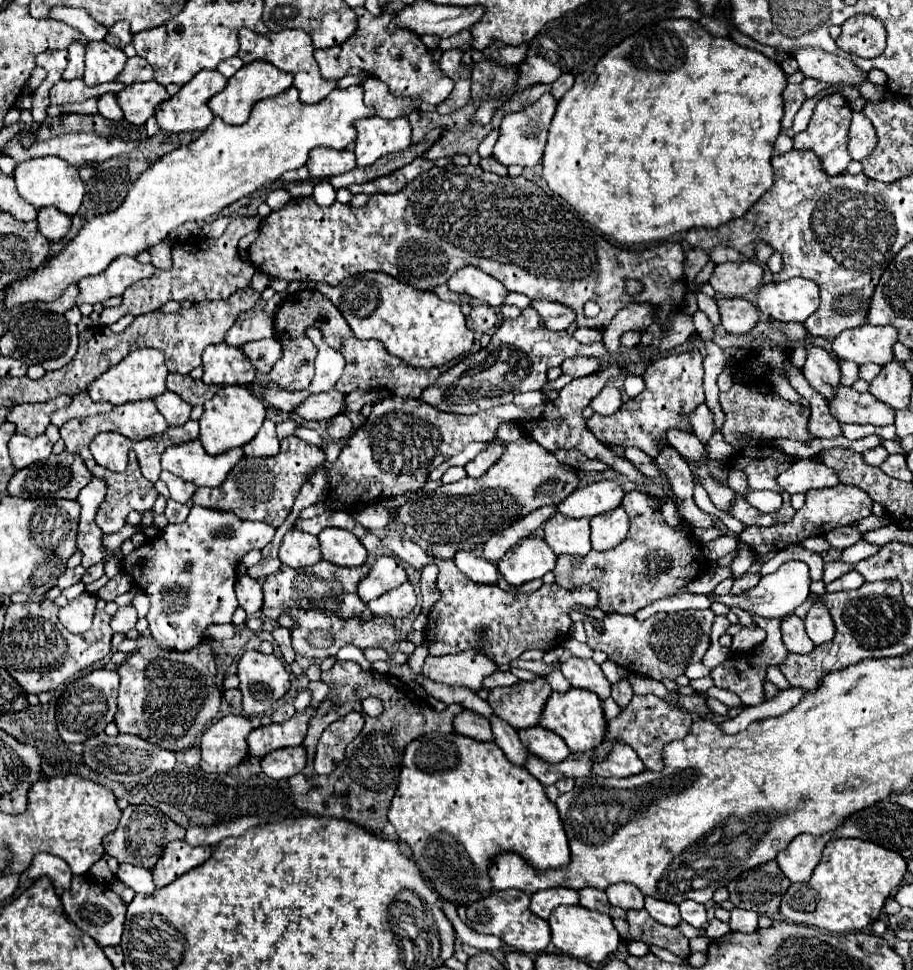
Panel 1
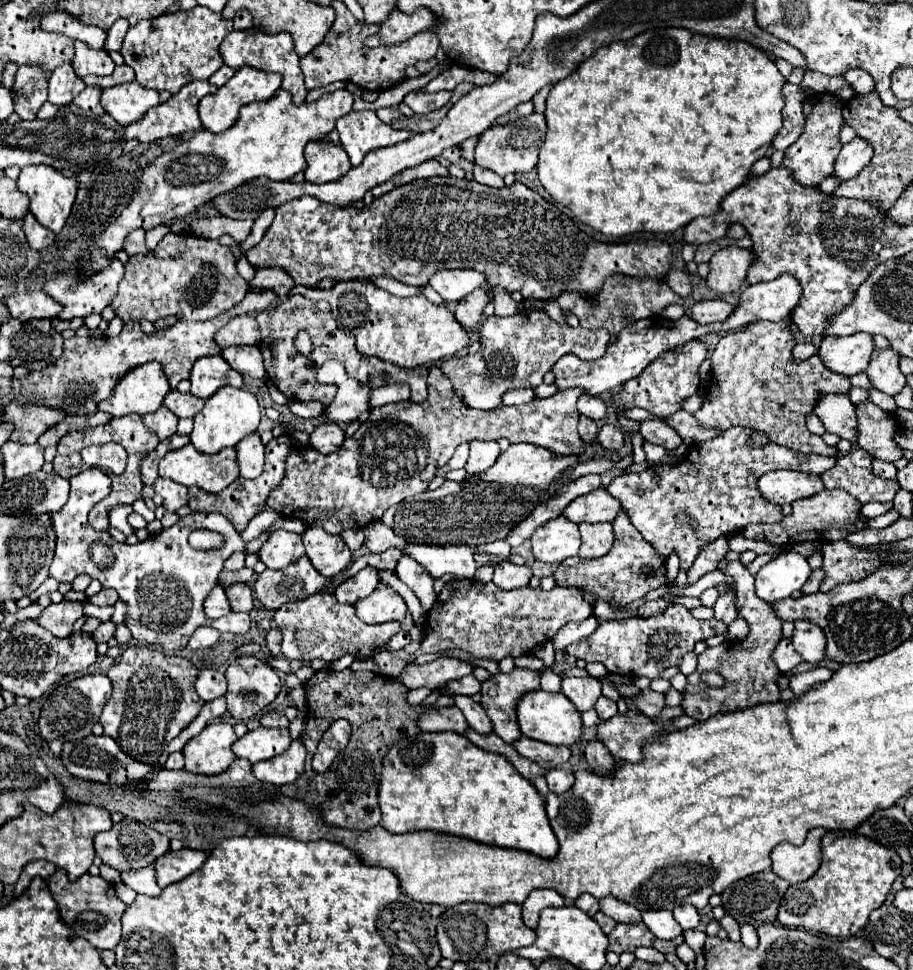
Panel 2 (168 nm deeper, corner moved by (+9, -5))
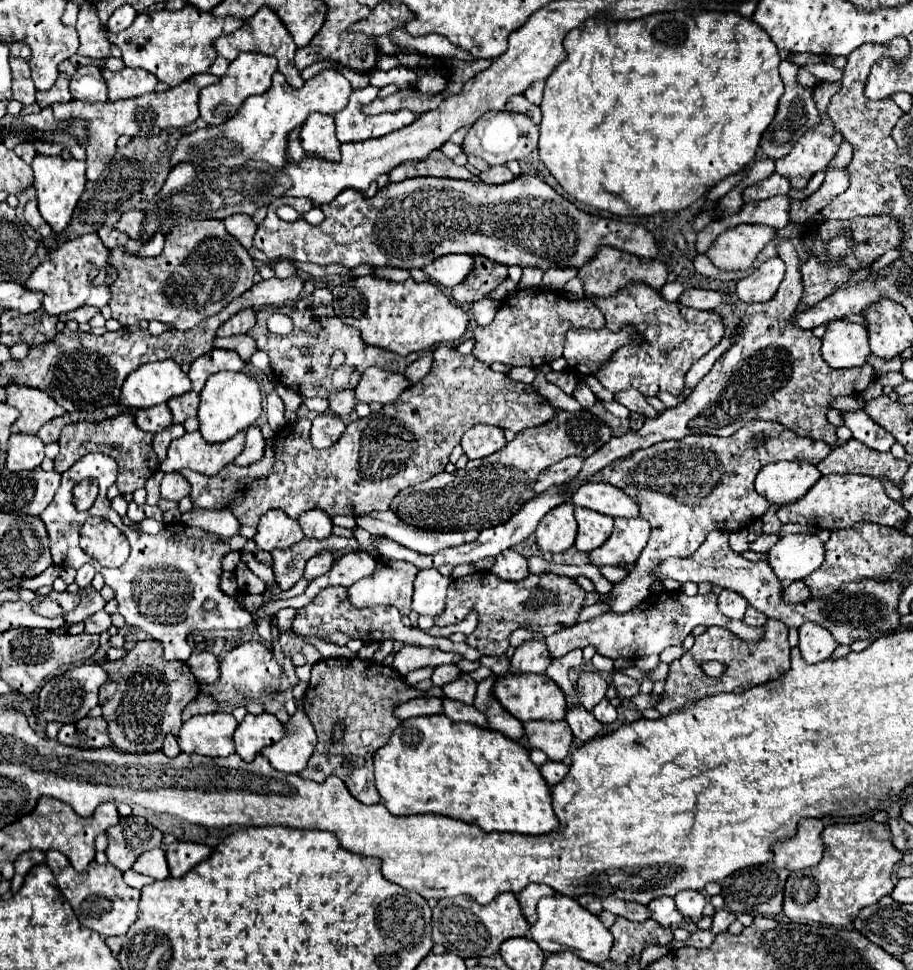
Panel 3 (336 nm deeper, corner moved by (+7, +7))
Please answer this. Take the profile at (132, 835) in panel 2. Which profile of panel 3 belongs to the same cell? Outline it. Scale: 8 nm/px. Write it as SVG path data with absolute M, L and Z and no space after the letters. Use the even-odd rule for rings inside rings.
M128 816L120 818L116 826L110 826L106 830L108 836L108 848L106 856L108 862L120 868L122 872L132 868L136 858L152 848L162 846L164 834L146 822L142 816Z

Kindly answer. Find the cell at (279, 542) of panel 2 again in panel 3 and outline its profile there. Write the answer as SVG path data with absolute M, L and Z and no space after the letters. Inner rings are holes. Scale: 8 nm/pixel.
M268 510L266 514L262 514L258 522L258 532L254 536L254 542L258 544L260 550L272 552L276 548L280 550L292 548L302 538L304 534L298 520L286 518L286 514L282 514L280 510Z

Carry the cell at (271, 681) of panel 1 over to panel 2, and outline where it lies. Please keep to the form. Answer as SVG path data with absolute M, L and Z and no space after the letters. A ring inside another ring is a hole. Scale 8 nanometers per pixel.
M242 656L236 658L228 668L226 668L226 682L228 682L228 692L226 692L226 706L232 718L238 722L248 722L256 714L260 714L278 694L280 694L280 678L276 670L272 670L266 662L258 660L256 656Z

